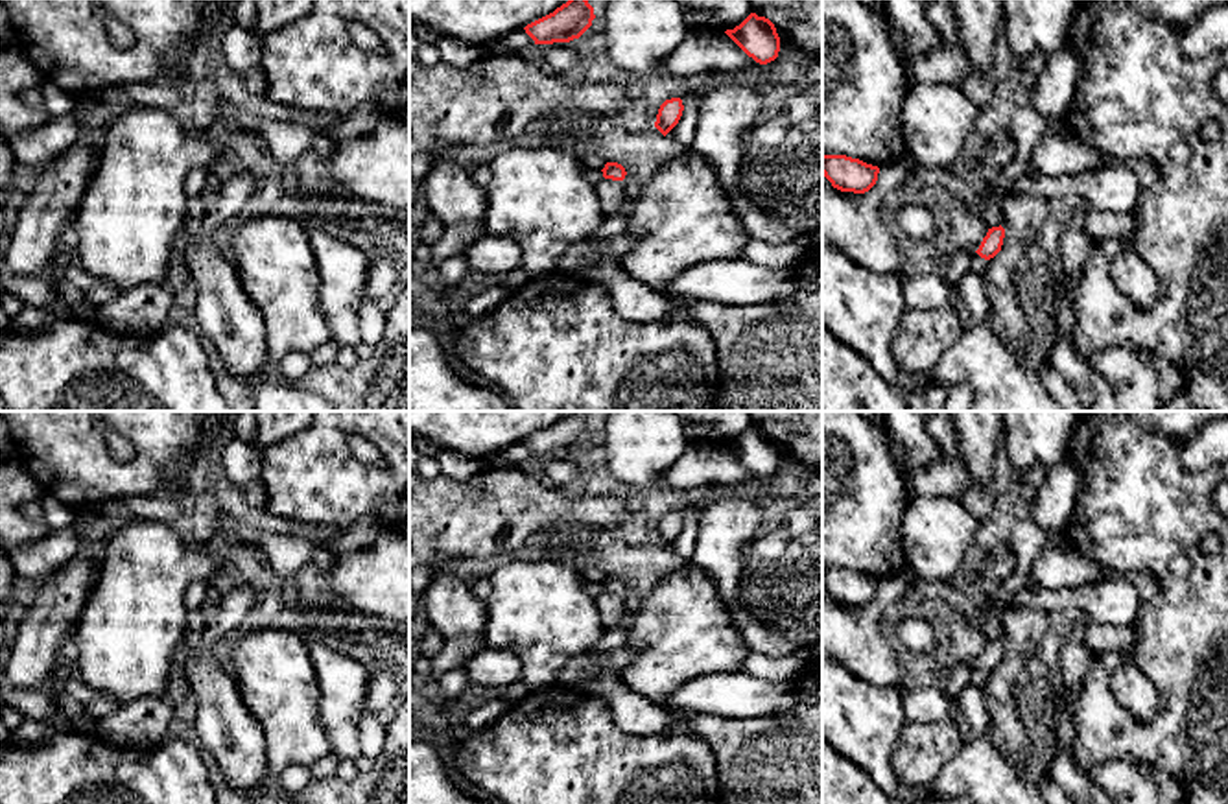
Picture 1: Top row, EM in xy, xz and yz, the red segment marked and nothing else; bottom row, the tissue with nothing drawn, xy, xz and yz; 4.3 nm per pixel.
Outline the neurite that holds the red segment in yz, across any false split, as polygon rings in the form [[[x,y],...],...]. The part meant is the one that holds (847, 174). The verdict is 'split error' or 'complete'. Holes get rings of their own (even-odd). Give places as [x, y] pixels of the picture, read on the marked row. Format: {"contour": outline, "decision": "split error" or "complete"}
{"contour": [[[822,155],[822,175],[841,192],[865,194],[878,181],[880,168],[846,155]]], "decision": "complete"}

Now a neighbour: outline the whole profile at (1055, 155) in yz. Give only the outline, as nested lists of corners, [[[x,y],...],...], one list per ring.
[[[1047,133],[1031,151],[1027,171],[1040,177],[1080,175],[1104,164],[1104,157],[1077,136]]]

